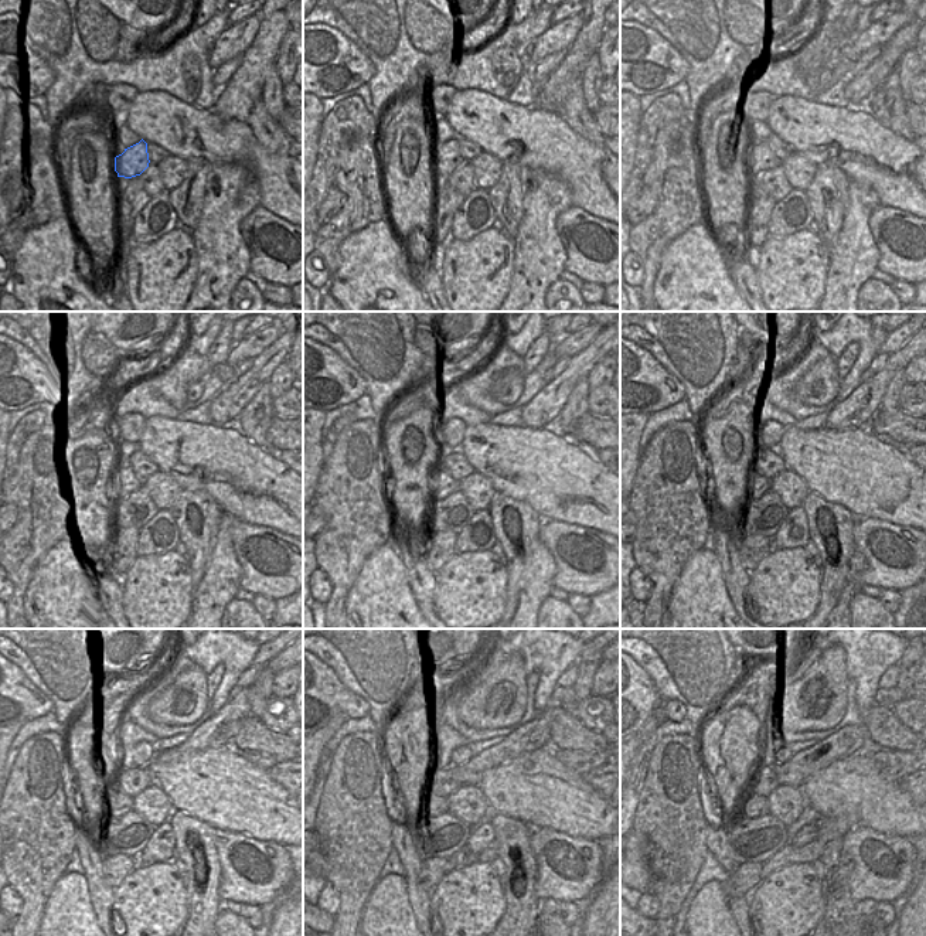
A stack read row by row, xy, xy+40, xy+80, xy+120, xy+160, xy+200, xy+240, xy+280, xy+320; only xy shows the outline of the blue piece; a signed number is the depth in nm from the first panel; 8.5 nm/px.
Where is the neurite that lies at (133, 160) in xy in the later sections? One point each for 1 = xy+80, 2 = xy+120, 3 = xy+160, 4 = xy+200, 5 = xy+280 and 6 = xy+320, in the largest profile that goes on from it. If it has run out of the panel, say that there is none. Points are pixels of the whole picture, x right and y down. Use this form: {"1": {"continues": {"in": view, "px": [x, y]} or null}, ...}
{"1": {"continues": {"in": "xy+80", "px": [761, 157]}}, "2": {"continues": {"in": "xy+120", "px": [126, 482]}}, "3": {"continues": {"in": "xy+160", "px": [449, 484]}}, "4": {"continues": {"in": "xy+200", "px": [765, 483]}}, "5": {"continues": {"in": "xy+280", "px": [442, 809]}}, "6": {"continues": {"in": "xy+320", "px": [751, 806]}}}

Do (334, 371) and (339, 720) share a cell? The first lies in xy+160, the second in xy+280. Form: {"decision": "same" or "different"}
{"decision": "different"}

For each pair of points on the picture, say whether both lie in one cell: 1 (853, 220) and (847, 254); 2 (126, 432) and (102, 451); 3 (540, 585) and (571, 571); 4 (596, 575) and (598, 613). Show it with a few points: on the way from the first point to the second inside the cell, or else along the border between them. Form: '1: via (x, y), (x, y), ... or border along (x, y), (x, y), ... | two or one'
1: via (853, 228), (853, 245) | one
2: border along (116, 419), (113, 425) | two
3: border along (545, 547), (555, 565), (554, 585) | two
4: border along (605, 591), (591, 598) | two

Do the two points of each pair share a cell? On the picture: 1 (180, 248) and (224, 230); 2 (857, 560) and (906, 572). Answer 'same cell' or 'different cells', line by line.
1: different cells
2: different cells

